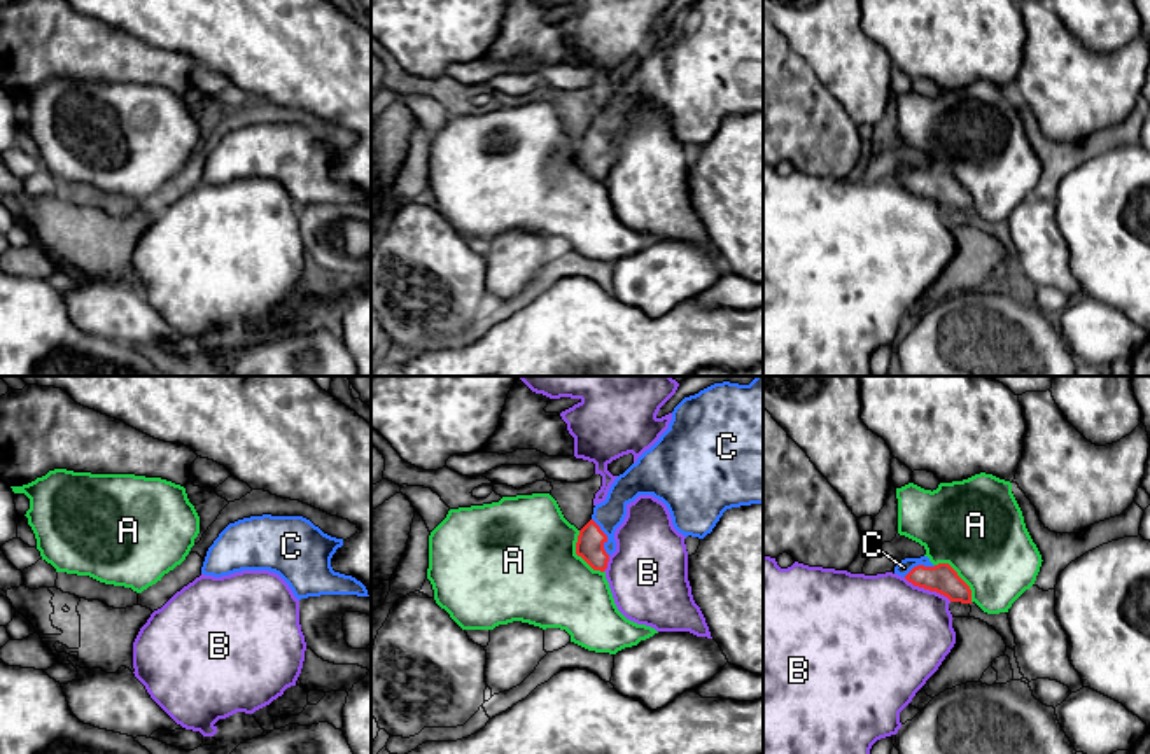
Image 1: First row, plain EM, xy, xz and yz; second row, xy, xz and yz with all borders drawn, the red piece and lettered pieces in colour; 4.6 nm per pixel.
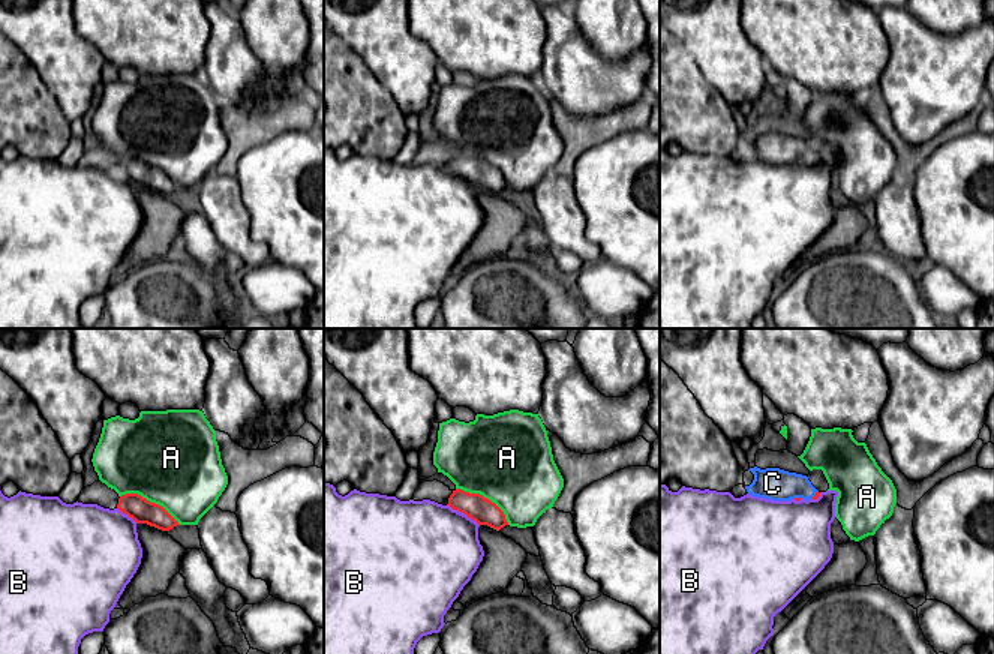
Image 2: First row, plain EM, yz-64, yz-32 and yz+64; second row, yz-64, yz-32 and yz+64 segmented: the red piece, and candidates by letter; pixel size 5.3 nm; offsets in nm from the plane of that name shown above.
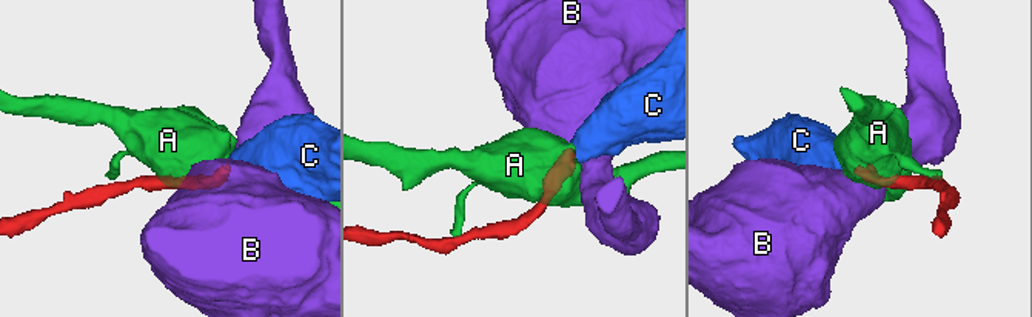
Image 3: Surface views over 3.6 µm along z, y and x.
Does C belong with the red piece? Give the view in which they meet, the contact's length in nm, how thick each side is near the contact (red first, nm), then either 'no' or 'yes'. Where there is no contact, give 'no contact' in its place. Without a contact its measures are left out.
xz | 190 nm | 130/140 nm | yes

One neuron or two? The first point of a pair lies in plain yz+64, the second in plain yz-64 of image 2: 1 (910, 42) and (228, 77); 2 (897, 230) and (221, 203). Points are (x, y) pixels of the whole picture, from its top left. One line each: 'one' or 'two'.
1: one
2: one

